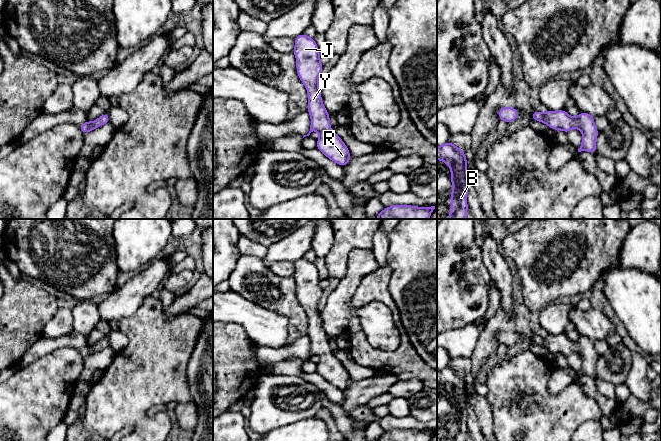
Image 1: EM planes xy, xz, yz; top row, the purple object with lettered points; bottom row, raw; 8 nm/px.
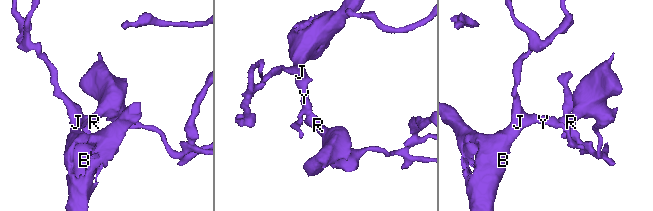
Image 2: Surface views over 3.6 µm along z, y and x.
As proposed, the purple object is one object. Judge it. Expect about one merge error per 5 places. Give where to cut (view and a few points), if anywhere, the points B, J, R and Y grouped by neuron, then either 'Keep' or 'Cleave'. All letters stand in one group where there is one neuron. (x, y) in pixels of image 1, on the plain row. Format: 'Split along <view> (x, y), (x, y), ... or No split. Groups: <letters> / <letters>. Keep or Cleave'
No split. Groups: B J R Y. Keep

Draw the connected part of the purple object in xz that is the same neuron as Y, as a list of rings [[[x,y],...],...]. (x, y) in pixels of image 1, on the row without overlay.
[[[300,258],[295,262],[295,272],[293,275],[294,280],[297,284],[296,295],[299,300],[299,303],[305,309],[308,316],[308,329],[307,335],[311,340],[311,349],[310,355],[304,361],[309,360],[311,356],[317,355],[320,357],[320,361],[317,364],[316,372],[321,375],[326,381],[330,384],[336,386],[342,391],[345,391],[351,383],[350,376],[342,365],[342,363],[330,352],[330,341],[328,335],[325,333],[322,327],[322,321],[320,317],[320,311],[318,310],[318,303],[320,297],[323,293],[323,288],[320,286],[319,273],[314,265],[314,262],[311,262],[307,259]]]

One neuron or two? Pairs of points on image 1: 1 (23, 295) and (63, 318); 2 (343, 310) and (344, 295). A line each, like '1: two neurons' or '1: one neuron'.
1: two neurons
2: one neuron

